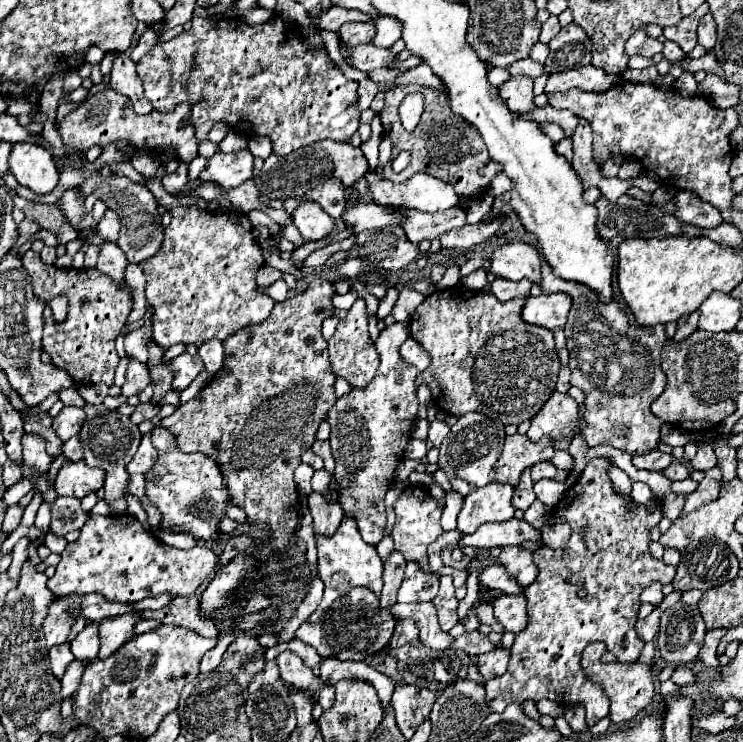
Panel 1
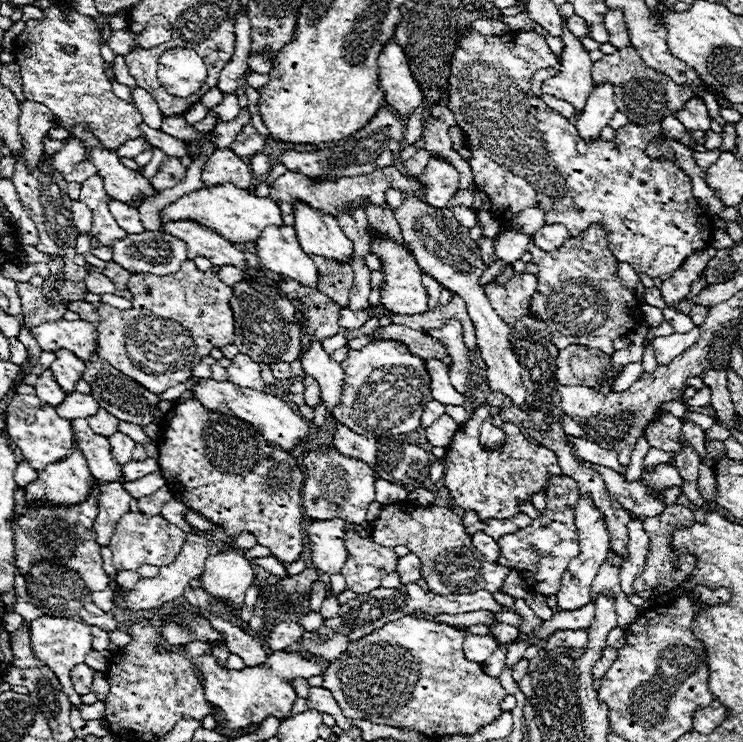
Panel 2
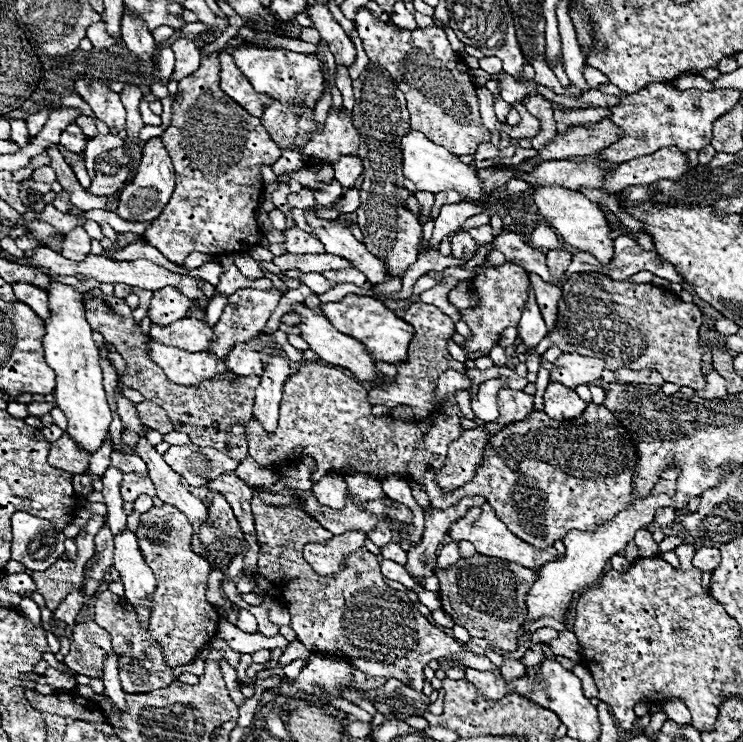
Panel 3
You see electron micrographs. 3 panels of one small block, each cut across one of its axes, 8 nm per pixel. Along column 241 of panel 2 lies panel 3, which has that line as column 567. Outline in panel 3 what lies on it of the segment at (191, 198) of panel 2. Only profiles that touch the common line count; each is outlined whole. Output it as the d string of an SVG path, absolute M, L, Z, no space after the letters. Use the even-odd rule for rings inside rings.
M538 186L532 194L532 200L538 206L540 216L544 216L544 220L556 230L556 234L562 236L566 244L576 250L594 254L602 264L612 260L612 238L608 236L610 228L606 222L606 212L600 206L590 202L584 194L572 192L564 186Z

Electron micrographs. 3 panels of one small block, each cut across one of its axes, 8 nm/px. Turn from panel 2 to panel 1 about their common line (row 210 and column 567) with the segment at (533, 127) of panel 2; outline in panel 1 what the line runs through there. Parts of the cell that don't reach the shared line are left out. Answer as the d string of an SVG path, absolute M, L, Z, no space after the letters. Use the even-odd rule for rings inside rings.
M608 458L590 460L576 484L568 488L564 500L556 508L556 514L568 520L568 524L572 526L572 536L568 544L558 550L546 546L534 550L534 564L538 566L540 574L536 582L532 582L524 592L528 600L528 626L520 634L516 634L506 674L486 682L486 702L490 706L490 712L504 712L506 706L512 702L522 704L524 700L538 702L542 698L548 698L560 706L582 704L586 710L586 724L594 726L598 720L608 716L610 700L602 688L594 684L580 668L582 650L590 642L604 642L606 648L618 656L620 662L636 662L644 648L644 642L634 630L638 620L640 594L654 580L662 584L672 582L676 568L654 560L648 552L650 530L660 522L662 514L658 510L652 512L644 506L638 506L636 512L630 512L628 498L620 496L612 488L612 480L608 478L608 466L612 466ZM578 590L586 590L588 596L580 598Z

